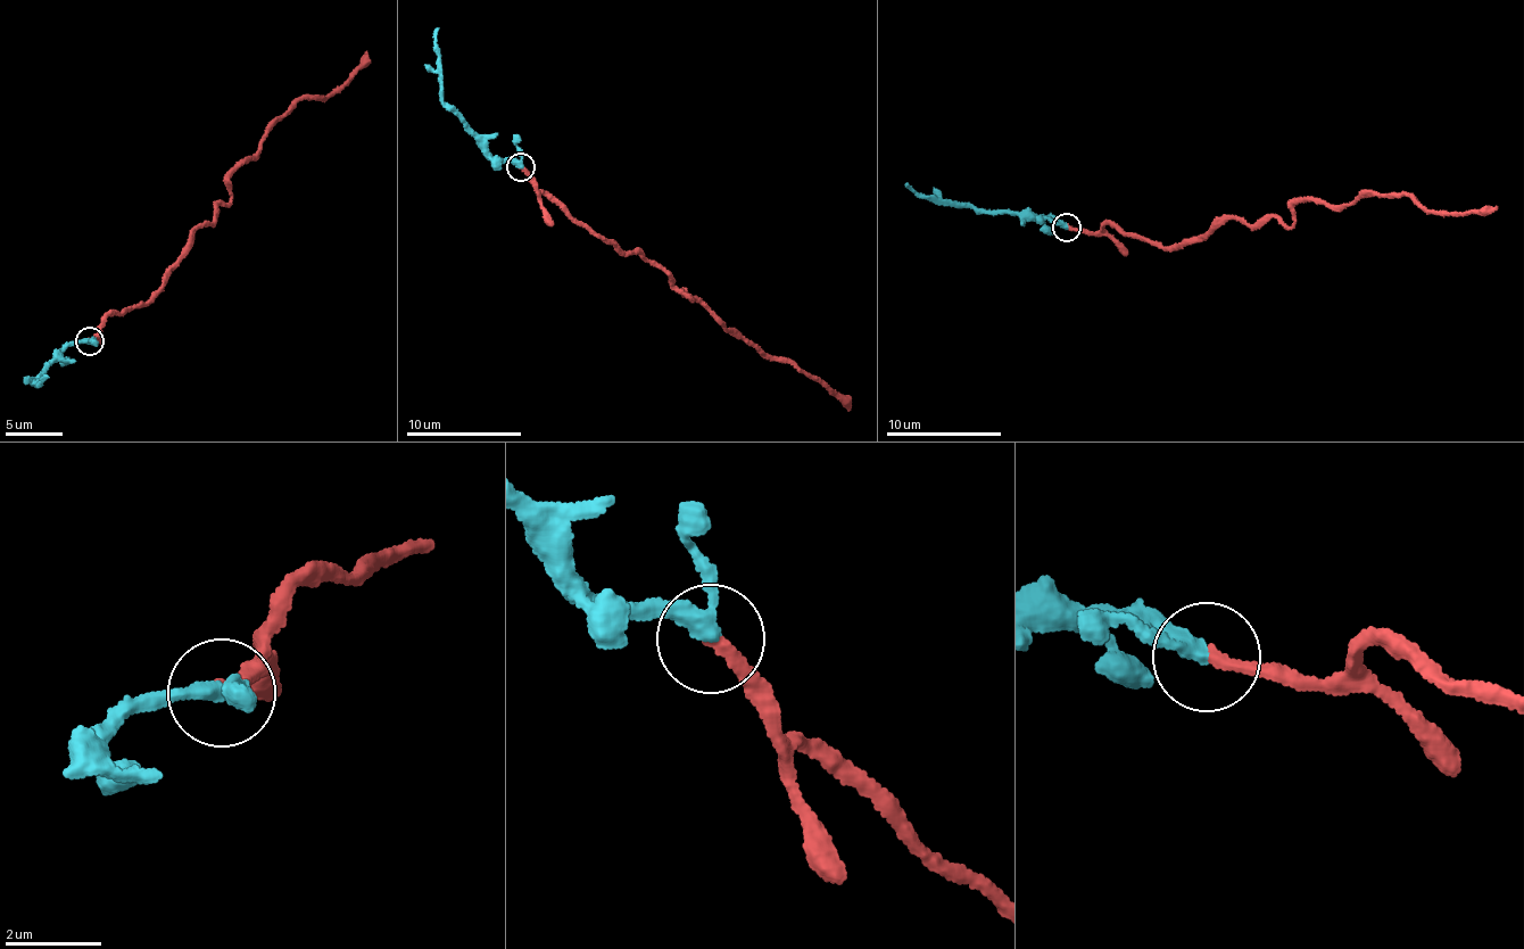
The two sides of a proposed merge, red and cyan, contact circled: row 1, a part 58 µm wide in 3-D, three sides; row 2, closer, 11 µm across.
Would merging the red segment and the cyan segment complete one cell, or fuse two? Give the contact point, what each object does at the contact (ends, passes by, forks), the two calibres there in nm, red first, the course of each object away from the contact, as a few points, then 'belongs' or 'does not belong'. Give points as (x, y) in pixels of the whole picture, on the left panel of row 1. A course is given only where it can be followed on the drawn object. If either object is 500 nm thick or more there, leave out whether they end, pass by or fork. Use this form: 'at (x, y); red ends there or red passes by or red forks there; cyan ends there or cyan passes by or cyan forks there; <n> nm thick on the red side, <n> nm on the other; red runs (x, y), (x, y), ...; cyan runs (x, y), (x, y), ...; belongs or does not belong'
at (89, 341); red ends there; cyan passes by; 240 nm thick on the red side, 280 nm on the other; red runs (88, 339), (105, 316), (155, 299), (273, 125), (297, 101), (339, 89), (365, 51); cyan runs (89, 340), (66, 345), (49, 369), (32, 379), (38, 388), (48, 376); belongs

